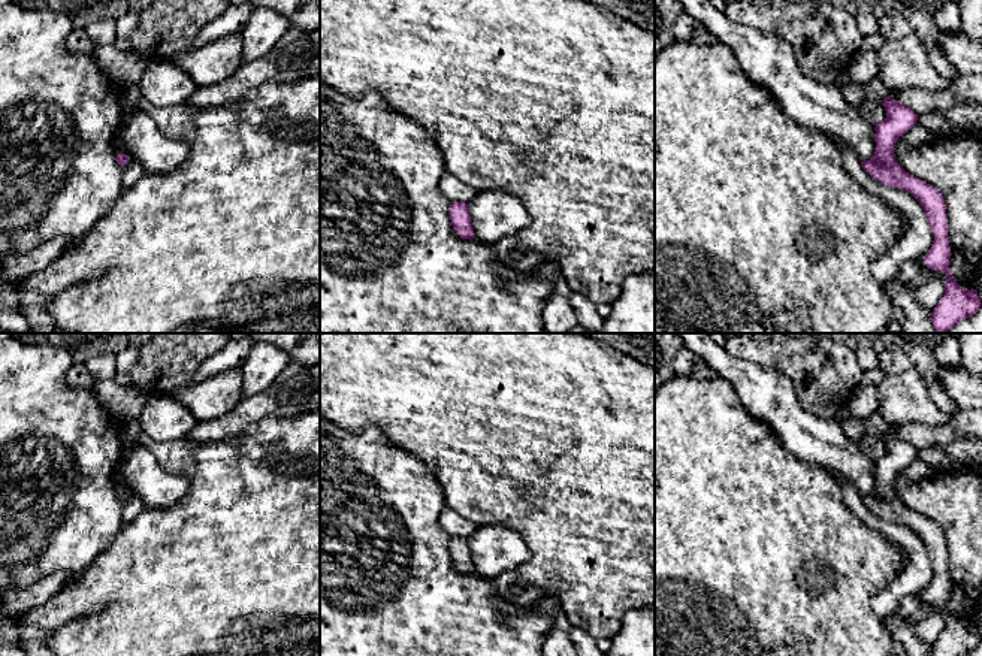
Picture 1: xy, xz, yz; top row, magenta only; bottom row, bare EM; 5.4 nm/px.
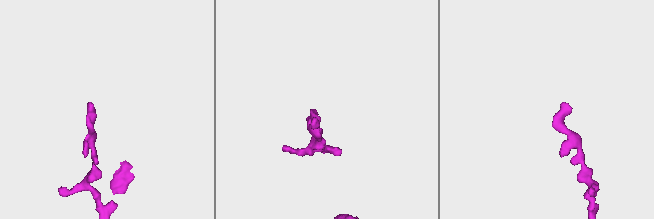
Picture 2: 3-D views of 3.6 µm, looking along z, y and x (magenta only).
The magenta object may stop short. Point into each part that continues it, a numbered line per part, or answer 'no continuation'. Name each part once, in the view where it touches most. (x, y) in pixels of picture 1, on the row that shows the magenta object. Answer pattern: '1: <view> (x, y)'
no continuation

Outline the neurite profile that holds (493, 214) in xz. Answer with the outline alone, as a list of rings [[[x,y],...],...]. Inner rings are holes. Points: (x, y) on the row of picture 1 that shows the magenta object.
[[[478,191],[466,205],[475,233],[474,239],[487,245],[516,235],[529,223],[523,203],[504,191]]]

